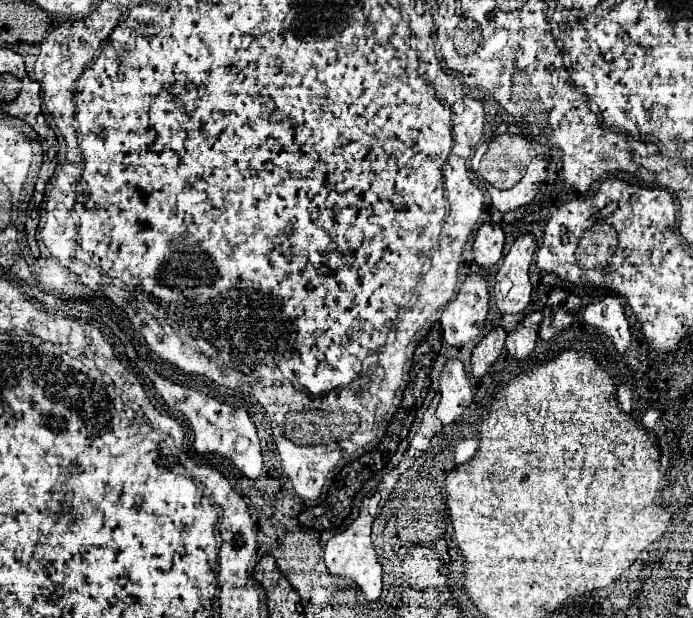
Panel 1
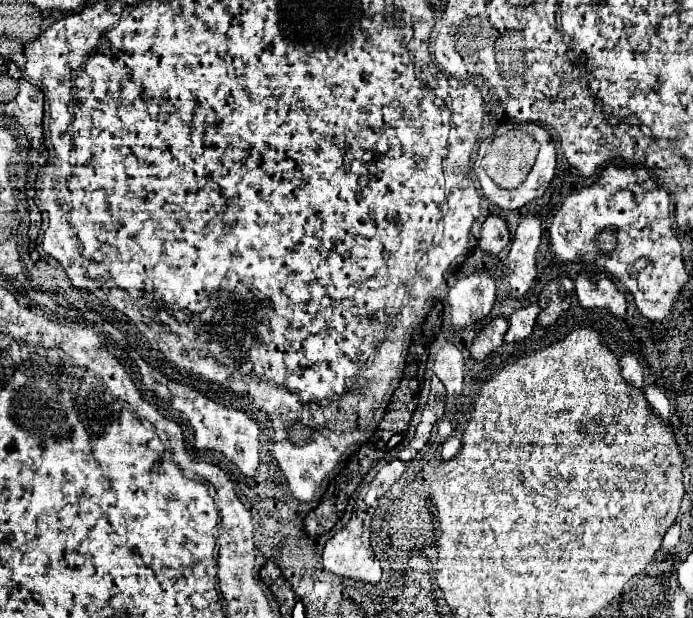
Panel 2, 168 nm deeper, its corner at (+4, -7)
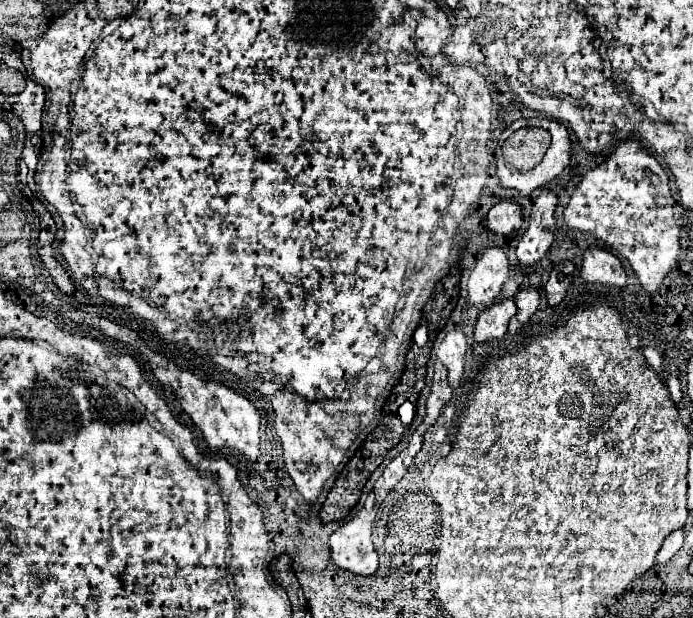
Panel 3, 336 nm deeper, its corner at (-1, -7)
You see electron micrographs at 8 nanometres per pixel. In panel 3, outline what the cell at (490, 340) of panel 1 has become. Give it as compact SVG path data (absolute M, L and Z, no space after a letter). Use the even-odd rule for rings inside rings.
M501 299L495 305L483 309L475 323L475 341L483 343L489 339L501 339L507 333L509 319L515 315L515 301L513 299Z

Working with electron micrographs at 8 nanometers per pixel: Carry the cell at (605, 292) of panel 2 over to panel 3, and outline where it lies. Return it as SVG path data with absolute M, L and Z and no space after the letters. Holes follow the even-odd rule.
M589 247L583 253L581 279L583 281L597 281L603 285L625 287L627 273L625 273L621 261L611 251L601 249L601 247Z

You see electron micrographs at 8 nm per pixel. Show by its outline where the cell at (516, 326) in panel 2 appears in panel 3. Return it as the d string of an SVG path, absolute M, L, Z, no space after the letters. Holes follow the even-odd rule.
M533 287L519 289L517 295L515 295L515 303L517 303L517 319L519 319L519 323L527 323L531 319L531 315L539 307L539 291L533 289Z

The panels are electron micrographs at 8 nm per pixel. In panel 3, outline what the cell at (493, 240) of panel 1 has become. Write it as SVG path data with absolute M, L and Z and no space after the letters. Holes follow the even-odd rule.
M503 199L491 207L487 215L487 223L493 233L511 237L523 223L523 209L519 203Z

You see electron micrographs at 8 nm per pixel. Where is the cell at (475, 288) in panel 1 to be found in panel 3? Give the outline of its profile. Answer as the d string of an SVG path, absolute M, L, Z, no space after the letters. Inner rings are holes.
M489 247L469 277L469 301L479 307L493 305L509 275L509 259L503 247Z

